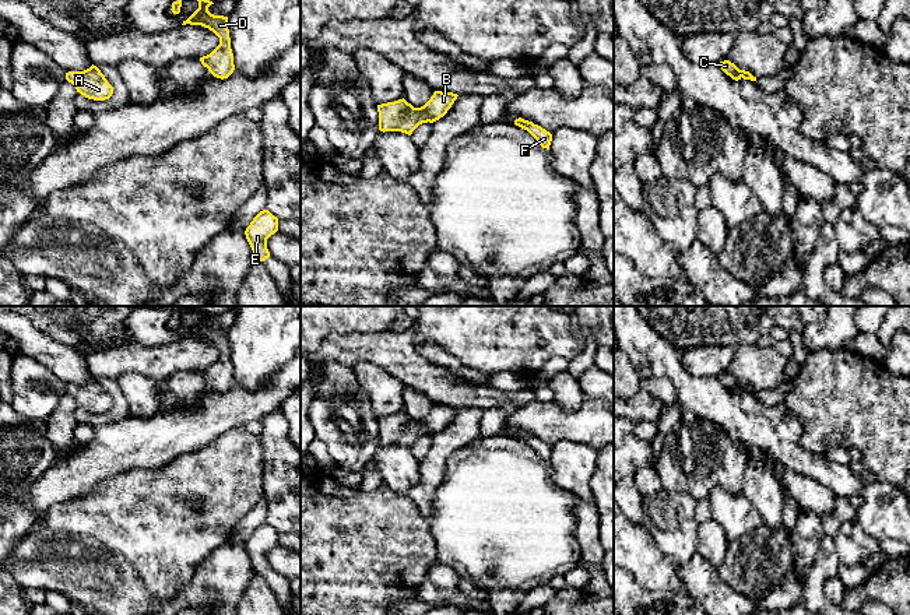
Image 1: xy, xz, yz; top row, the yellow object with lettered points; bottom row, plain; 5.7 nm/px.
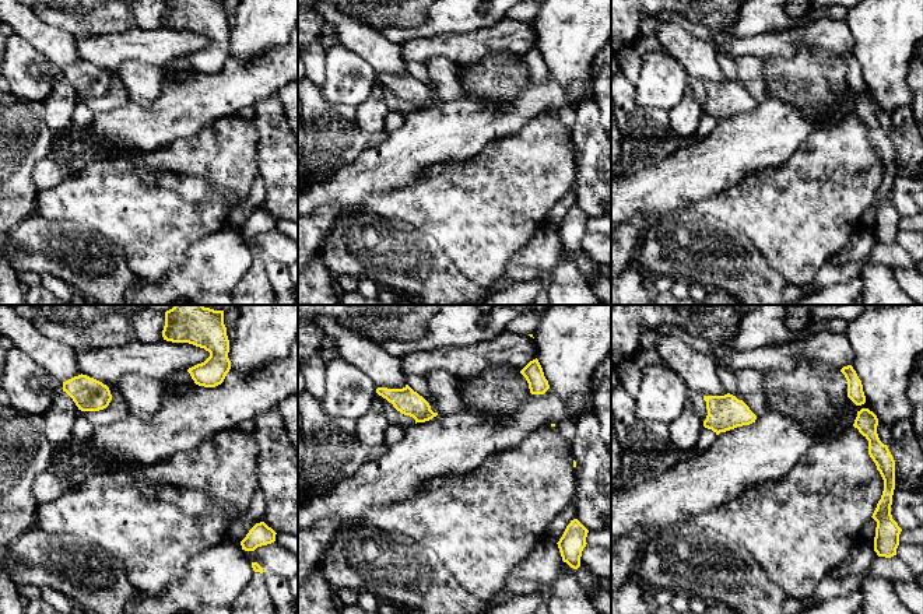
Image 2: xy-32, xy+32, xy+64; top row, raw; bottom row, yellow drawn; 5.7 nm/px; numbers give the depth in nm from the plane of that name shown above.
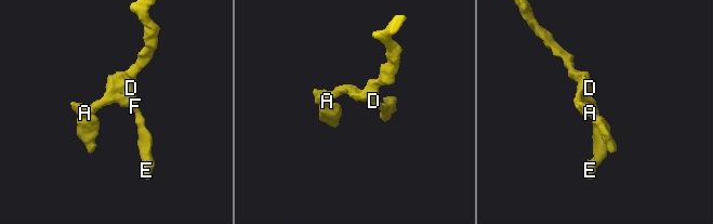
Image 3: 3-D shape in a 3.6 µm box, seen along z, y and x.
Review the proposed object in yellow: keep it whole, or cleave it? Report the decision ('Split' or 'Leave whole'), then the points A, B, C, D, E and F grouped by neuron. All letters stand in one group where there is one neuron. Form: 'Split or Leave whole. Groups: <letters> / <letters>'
Leave whole. Groups: A B C D E F

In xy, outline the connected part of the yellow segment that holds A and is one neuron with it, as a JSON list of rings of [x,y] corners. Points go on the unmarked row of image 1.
[[[94,377],[84,384],[66,386],[66,393],[75,400],[77,405],[88,412],[105,414],[113,407],[113,400]]]

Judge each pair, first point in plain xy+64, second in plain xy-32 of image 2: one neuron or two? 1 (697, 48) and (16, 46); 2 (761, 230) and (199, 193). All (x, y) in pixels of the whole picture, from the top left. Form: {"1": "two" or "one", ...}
{"1": "two", "2": "two"}

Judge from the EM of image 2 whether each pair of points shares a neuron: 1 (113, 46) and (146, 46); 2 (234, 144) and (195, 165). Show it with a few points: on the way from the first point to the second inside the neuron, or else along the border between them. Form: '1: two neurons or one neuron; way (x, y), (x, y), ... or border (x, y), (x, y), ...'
1: one neuron; way (122, 46), (137, 46)
2: one neuron; way (224, 151), (204, 155)

